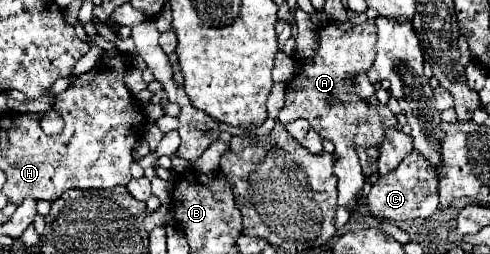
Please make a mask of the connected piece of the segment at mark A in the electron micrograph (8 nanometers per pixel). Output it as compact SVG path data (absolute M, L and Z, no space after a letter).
M365 22L355 26L351 32L339 30L335 24L327 24L319 32L321 46L319 52L305 64L299 66L299 74L287 84L287 100L277 120L281 124L303 118L317 130L317 134L335 144L335 156L339 158L335 164L335 174L339 178L339 206L347 208L351 216L357 214L357 194L365 184L365 174L361 170L359 158L355 154L355 146L359 144L381 144L385 138L385 128L397 126L397 118L391 114L387 106L369 106L363 98L353 92L353 82L359 72L369 70L375 60L375 42L377 42L377 26L373 22Z

